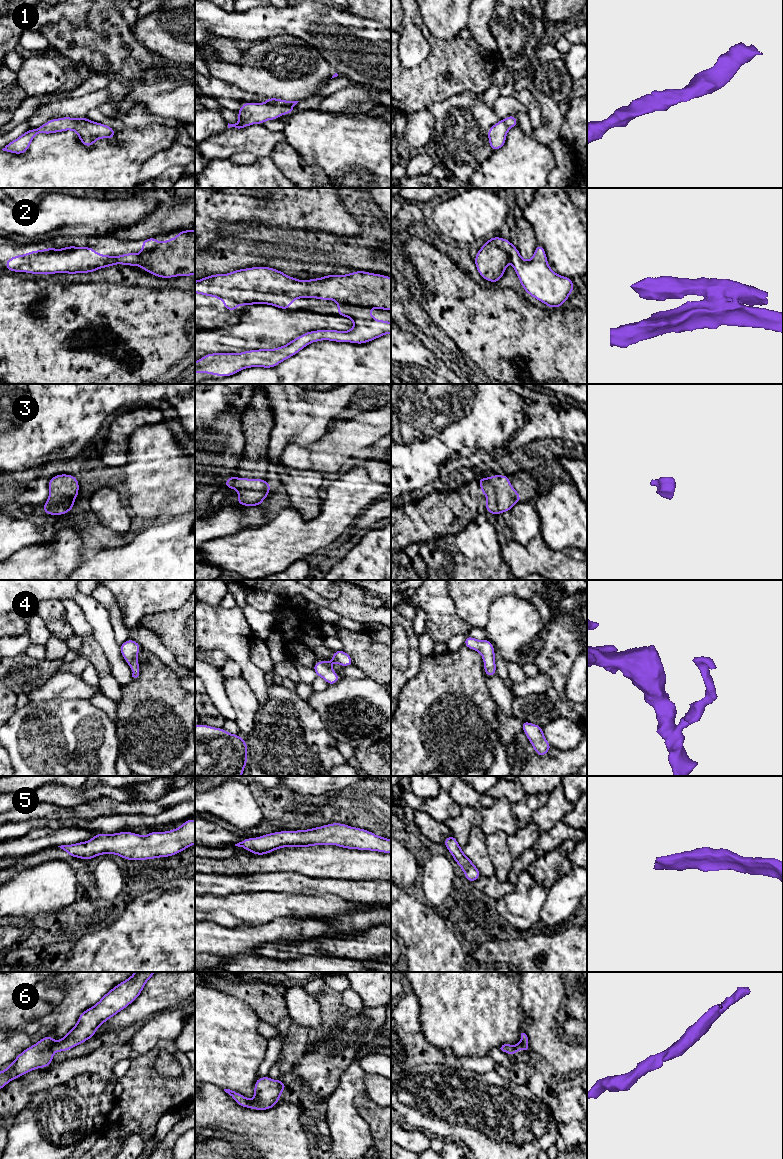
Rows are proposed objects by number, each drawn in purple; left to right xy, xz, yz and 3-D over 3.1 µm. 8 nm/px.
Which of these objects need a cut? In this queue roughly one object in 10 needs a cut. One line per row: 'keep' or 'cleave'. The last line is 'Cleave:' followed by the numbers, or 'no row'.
1: keep
2: cleave
3: keep
4: keep
5: keep
6: keep
Cleave: 2

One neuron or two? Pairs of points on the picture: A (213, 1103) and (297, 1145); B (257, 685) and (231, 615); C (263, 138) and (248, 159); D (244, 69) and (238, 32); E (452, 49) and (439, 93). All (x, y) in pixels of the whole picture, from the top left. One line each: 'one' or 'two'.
A: one
B: one
C: two
D: two
E: one

